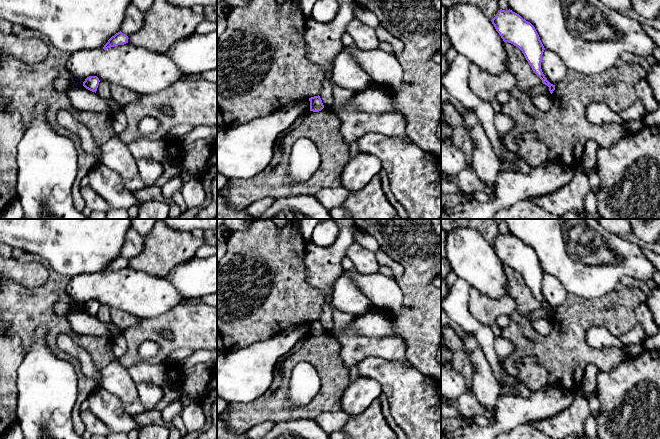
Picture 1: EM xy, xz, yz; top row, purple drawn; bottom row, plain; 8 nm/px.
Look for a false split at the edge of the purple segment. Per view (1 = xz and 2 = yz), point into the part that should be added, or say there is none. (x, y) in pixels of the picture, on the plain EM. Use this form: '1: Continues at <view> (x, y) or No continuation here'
1: No continuation here
2: No continuation here

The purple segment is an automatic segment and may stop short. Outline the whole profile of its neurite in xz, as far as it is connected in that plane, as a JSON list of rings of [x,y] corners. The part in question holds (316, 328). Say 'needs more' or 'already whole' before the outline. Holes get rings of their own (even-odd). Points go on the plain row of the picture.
already whole; [[[319,319],[309,322],[309,325],[310,325],[310,335],[318,336],[324,332],[324,329]]]

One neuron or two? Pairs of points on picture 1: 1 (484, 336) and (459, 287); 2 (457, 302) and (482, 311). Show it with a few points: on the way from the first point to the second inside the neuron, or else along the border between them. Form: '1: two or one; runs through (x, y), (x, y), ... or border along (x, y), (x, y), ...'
1: one; runs through (472, 324), (459, 311), (459, 299)
2: two; border along (471, 287), (469, 312), (483, 324)

